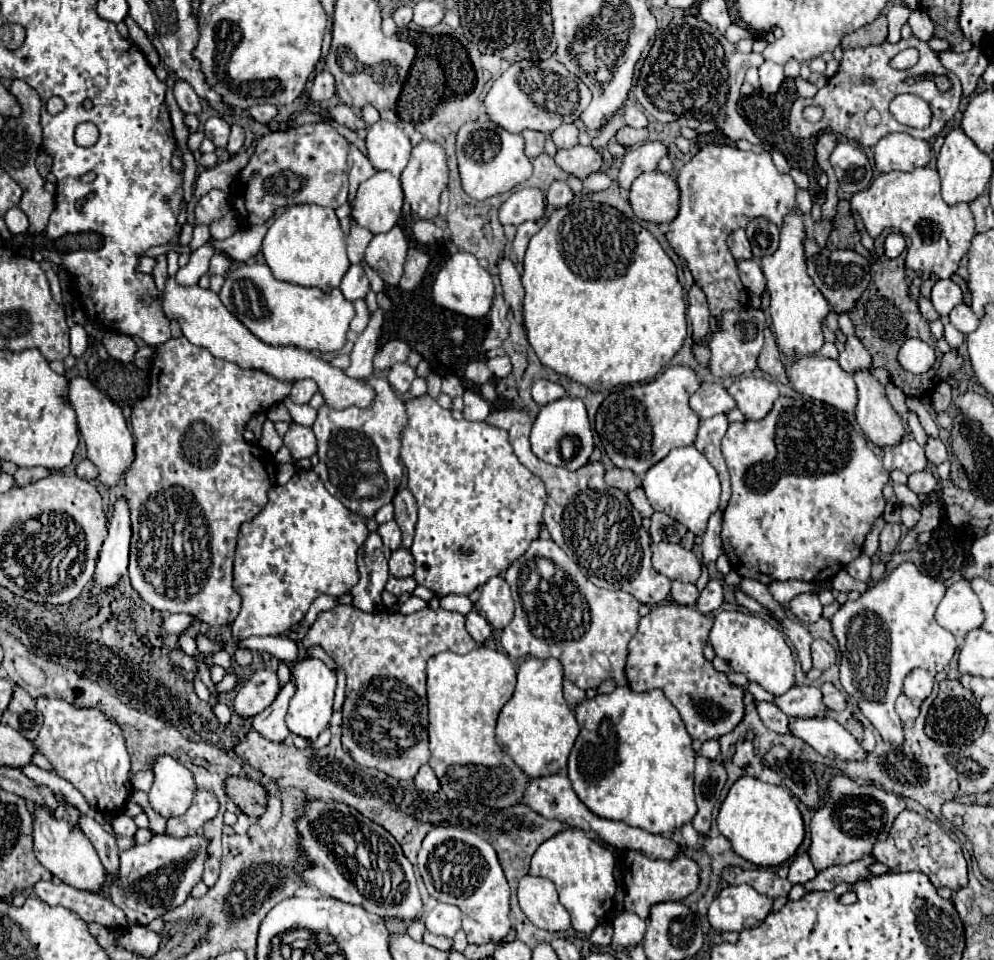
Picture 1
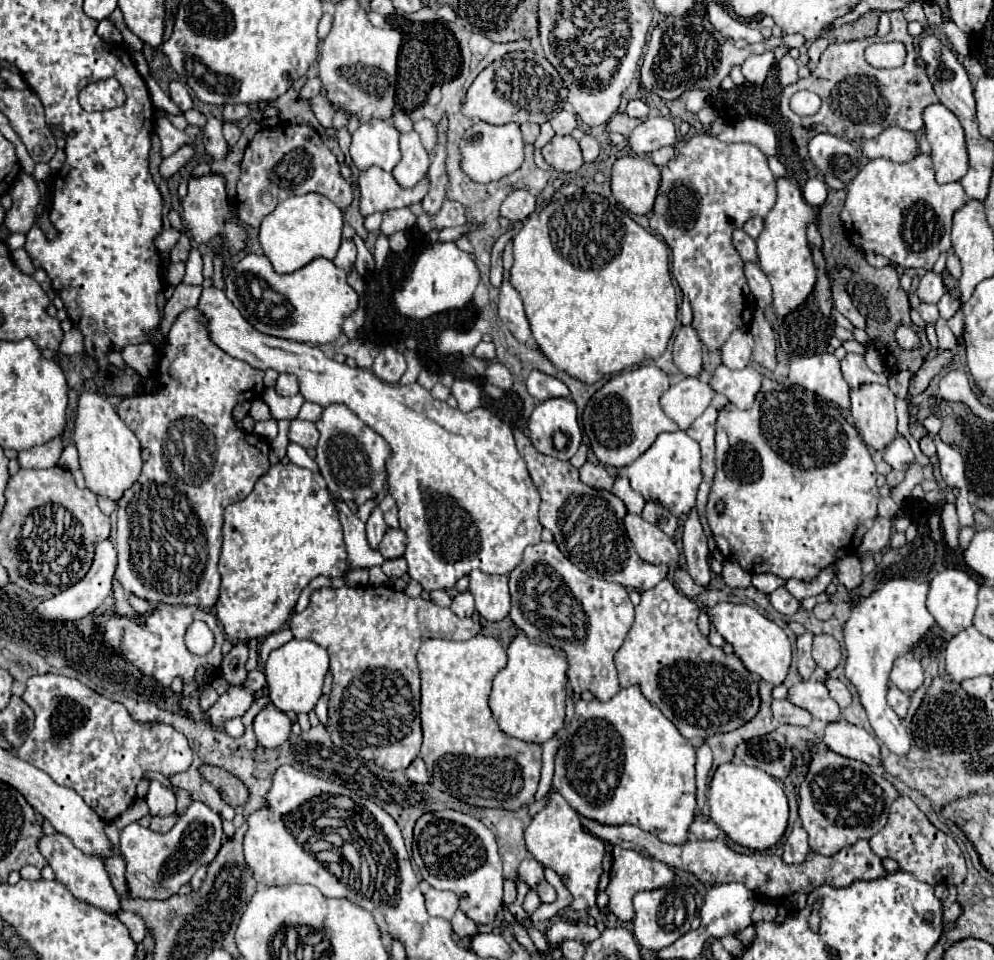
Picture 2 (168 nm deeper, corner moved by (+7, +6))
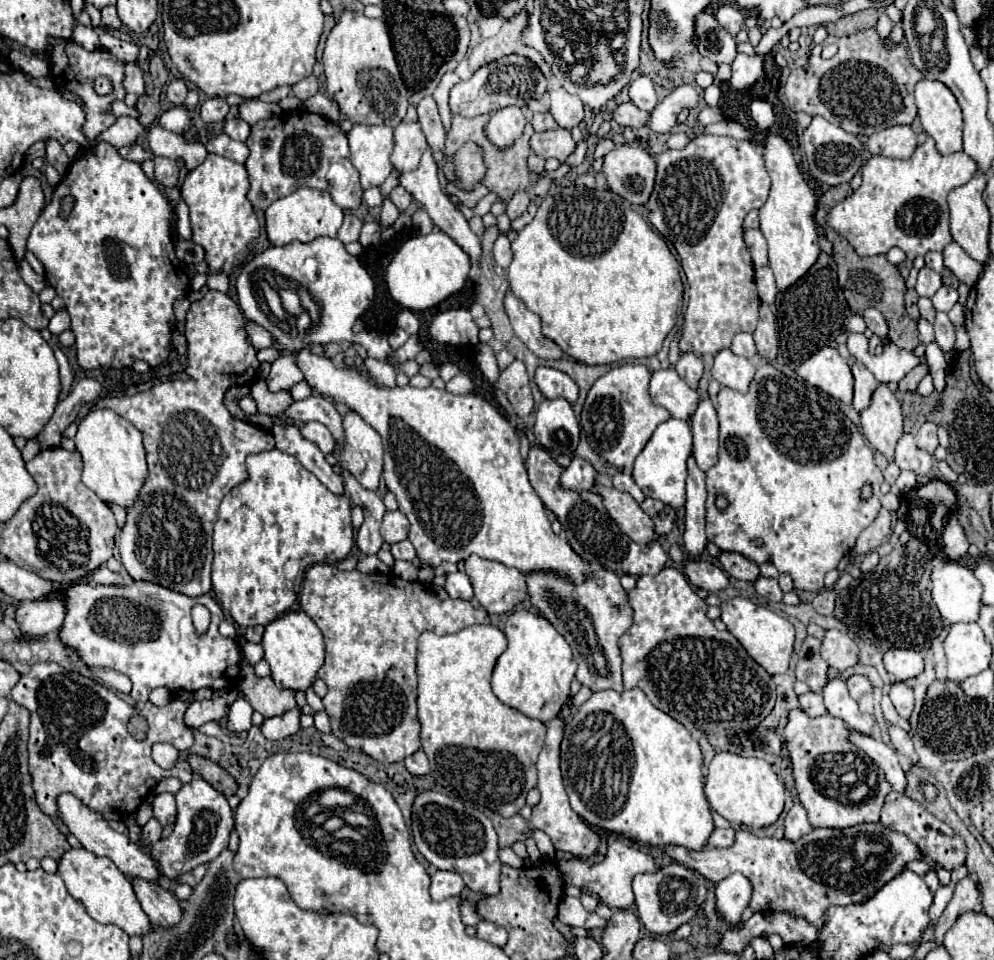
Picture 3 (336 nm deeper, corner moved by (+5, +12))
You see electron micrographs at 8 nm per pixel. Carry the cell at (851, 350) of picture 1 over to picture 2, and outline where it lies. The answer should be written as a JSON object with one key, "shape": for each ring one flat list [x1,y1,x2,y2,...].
{"shape":[[848,354,844,360,842,360,842,374,846,378,846,382,850,384,852,390,856,390,858,386,862,384,870,384,870,382,880,382,880,376,874,374,866,362,864,362,864,356,860,354]]}

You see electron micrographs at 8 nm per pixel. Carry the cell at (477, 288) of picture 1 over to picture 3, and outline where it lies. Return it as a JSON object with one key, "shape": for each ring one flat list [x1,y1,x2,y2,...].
{"shape":[[432,232,426,236,414,236,402,244,394,260,386,268,386,284,390,296,408,310,428,310,446,300,448,296,460,292,468,280,470,256,444,232]]}

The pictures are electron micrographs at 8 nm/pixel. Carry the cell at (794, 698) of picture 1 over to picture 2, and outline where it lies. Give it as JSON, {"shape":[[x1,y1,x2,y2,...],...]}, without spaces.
{"shape":[[806,680,790,688,790,702,796,706,806,708,814,718,830,724,830,722,840,722,842,720,842,710,840,706,830,698,826,684,818,680]]}

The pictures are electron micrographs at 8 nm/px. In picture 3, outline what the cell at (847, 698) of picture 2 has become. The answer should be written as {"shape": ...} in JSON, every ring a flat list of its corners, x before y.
{"shape":[[852,676,852,678,848,678,846,686,848,686,848,692,850,692,850,696,854,700,858,700,862,694,872,692,872,684,864,676]]}

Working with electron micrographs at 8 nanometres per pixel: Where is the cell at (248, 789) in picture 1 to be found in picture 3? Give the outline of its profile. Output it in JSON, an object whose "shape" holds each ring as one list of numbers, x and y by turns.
{"shape":[[192,754,192,756,188,756,188,764,192,766,192,770,198,772,198,776,202,776,208,784,212,784,226,798,236,794,236,790,238,790,236,780,222,766,218,766,216,762]]}

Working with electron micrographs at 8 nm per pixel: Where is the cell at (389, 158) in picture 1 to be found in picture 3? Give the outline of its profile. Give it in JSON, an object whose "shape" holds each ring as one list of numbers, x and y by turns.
{"shape":[[356,124,348,132,350,158,360,172,362,188,380,186,394,170,390,154,394,150,394,130,390,126]]}

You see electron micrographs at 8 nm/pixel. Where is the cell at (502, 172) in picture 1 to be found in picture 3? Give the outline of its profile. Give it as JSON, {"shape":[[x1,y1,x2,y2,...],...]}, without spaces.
{"shape":[[508,106,502,108,500,112,490,114,488,124,484,126,486,138,500,150,512,148,516,138,522,136,522,130,526,126,526,116,520,108]]}

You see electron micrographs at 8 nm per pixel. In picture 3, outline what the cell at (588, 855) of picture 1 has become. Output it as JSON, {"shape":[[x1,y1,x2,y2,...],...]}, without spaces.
{"shape":[[568,704,562,708,560,716,548,722,548,734,546,734,546,744,538,756,538,790,542,794,540,802,532,808,532,818,530,826,536,830,542,830,544,834,550,836,552,844,556,850,568,852,578,860,586,860,590,856,598,854,600,846,600,834,594,830,590,824,586,824,576,812,572,812,568,804,568,796,562,784,562,774,560,774,560,742,562,742,562,728,564,728,564,718,568,716]]}

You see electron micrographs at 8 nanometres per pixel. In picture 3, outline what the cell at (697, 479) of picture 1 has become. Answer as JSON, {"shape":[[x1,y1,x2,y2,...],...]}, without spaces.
{"shape":[[670,418,654,430,644,450,636,456,634,480,648,498,656,498,672,508,680,508,686,502,686,476,688,476,686,462,692,454,694,454,694,440,688,422]]}

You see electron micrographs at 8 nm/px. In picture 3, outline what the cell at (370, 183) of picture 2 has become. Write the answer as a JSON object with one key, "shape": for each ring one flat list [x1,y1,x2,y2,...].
{"shape":[[430,148,424,152,416,172,400,172,398,186,402,186,406,192,410,192,414,196,414,200,418,200,426,208,426,212,436,222,436,226,442,232,446,232,448,236,452,236,452,240,456,240,456,244,460,244,460,248,464,248,464,252,470,256,472,262,478,262,478,258,480,258,480,238,470,230,466,218,456,210,456,206,450,202,448,194,442,192,442,186,440,186,440,180,438,180,438,168,436,168,436,162,432,158]]}

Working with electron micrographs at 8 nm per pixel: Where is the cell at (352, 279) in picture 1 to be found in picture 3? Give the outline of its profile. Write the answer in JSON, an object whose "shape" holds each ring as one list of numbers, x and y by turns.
{"shape":[[346,214,344,216,344,224,338,230,338,240,342,244,356,242,358,240,358,234,360,234,360,228,362,228,362,222,354,214]]}

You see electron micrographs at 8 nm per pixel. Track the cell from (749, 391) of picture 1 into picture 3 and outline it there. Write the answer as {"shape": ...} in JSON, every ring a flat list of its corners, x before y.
{"shape":[[720,350,714,358,712,378,718,380,722,386,728,386,744,394,748,392,754,374,756,374,756,366,748,358,740,358,730,350]]}

